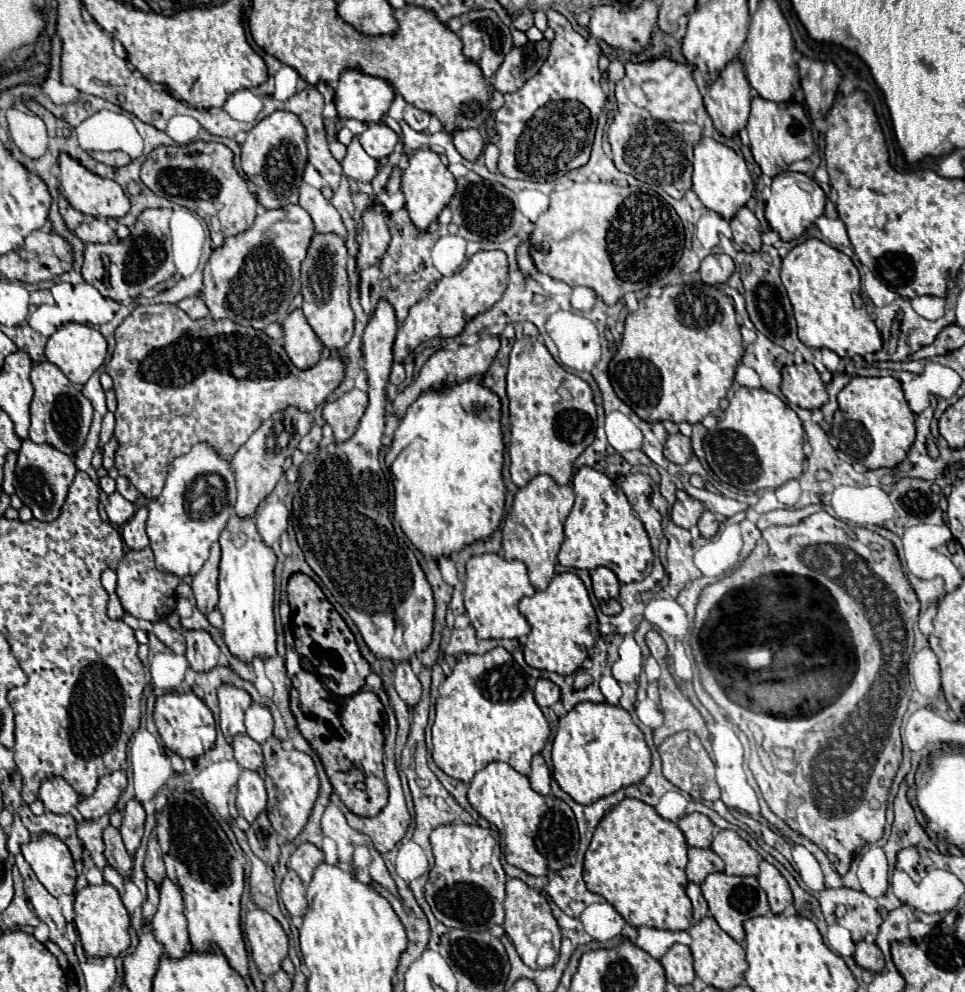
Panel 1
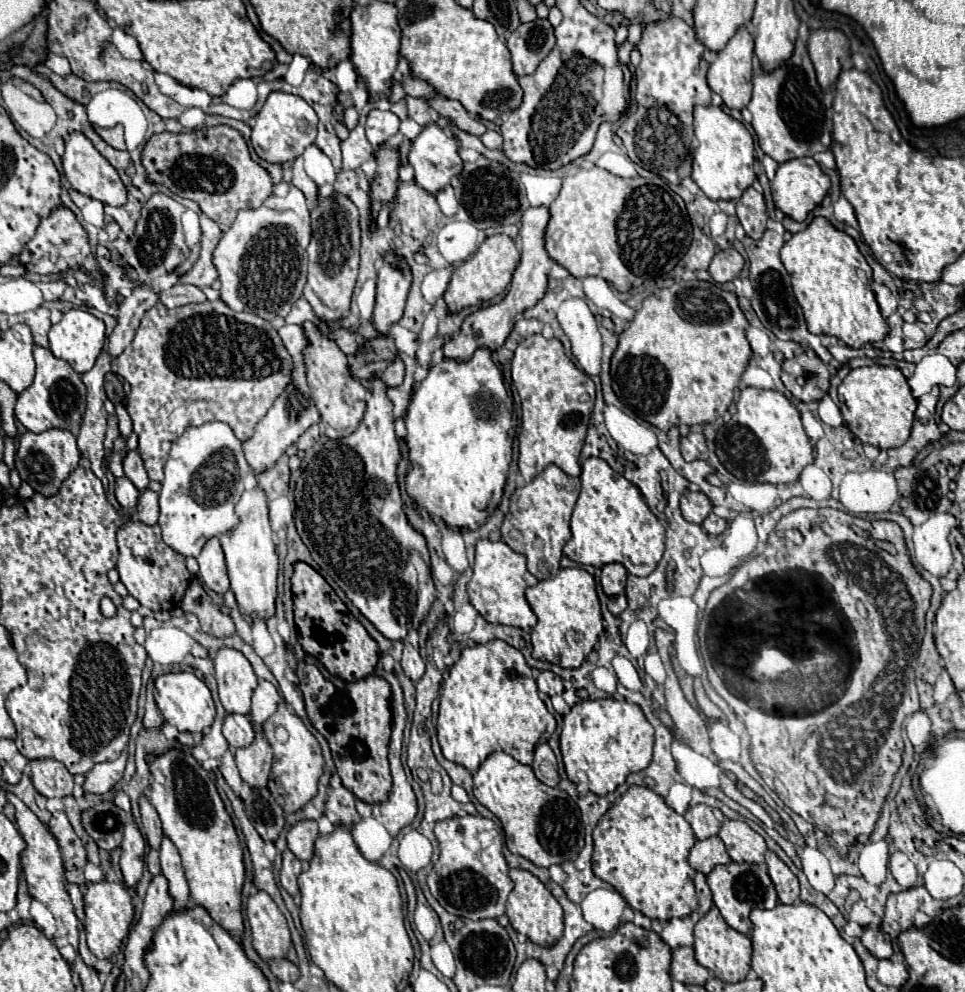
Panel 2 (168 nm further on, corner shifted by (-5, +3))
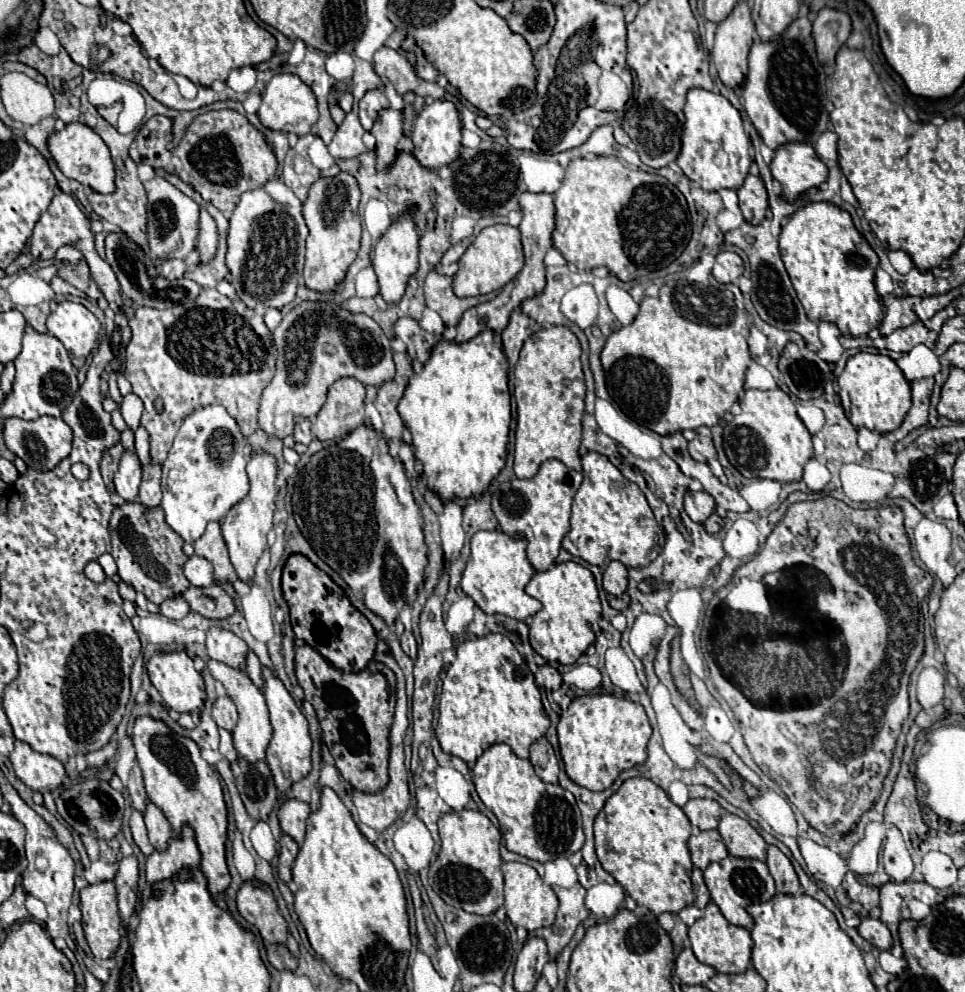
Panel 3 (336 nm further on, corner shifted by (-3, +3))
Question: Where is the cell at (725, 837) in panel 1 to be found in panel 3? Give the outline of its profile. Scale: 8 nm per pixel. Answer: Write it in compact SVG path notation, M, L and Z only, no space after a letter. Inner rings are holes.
M724 814L720 818L718 832L720 832L730 856L754 858L754 860L760 860L760 862L766 860L764 838L750 826L750 822L742 820L740 816Z

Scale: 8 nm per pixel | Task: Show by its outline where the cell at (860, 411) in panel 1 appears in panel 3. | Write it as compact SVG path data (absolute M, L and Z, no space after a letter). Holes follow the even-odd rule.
M858 352L846 364L846 370L838 376L840 400L846 412L846 418L854 428L868 428L878 434L888 434L900 428L904 416L912 406L910 384L904 380L904 374L896 362L882 354Z

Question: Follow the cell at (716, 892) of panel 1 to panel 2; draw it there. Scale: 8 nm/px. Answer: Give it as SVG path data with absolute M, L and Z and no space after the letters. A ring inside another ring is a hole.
M730 862L724 866L716 866L708 876L708 886L714 896L714 904L718 906L722 918L726 924L742 934L748 934L752 930L752 922L748 918L750 910L754 908L774 908L778 904L774 882L768 876L768 870L764 864L746 864L746 862Z

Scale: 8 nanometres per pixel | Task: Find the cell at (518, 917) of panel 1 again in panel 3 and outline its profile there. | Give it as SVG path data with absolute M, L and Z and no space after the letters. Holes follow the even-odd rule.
M502 862L502 872L504 872L504 882L506 882L504 910L506 910L506 916L510 918L510 922L516 928L518 926L526 928L528 932L552 926L554 918L556 918L556 910L558 910L558 900L556 900L556 894L552 892L552 888L542 882L538 872L532 866L520 864L520 862Z

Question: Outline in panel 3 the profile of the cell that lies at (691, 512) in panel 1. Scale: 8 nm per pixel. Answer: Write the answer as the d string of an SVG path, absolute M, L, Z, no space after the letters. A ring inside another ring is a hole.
M686 492L684 496L684 510L694 522L702 524L714 512L714 508L714 498L708 492Z

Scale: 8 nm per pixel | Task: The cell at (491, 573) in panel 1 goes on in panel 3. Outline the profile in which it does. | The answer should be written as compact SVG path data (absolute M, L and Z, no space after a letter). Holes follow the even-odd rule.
M500 530L476 532L472 536L470 560L462 572L462 590L474 600L474 604L486 614L504 614L514 620L532 618L542 604L524 592L526 584L532 580L534 568L526 560L524 540L514 540L504 536Z

